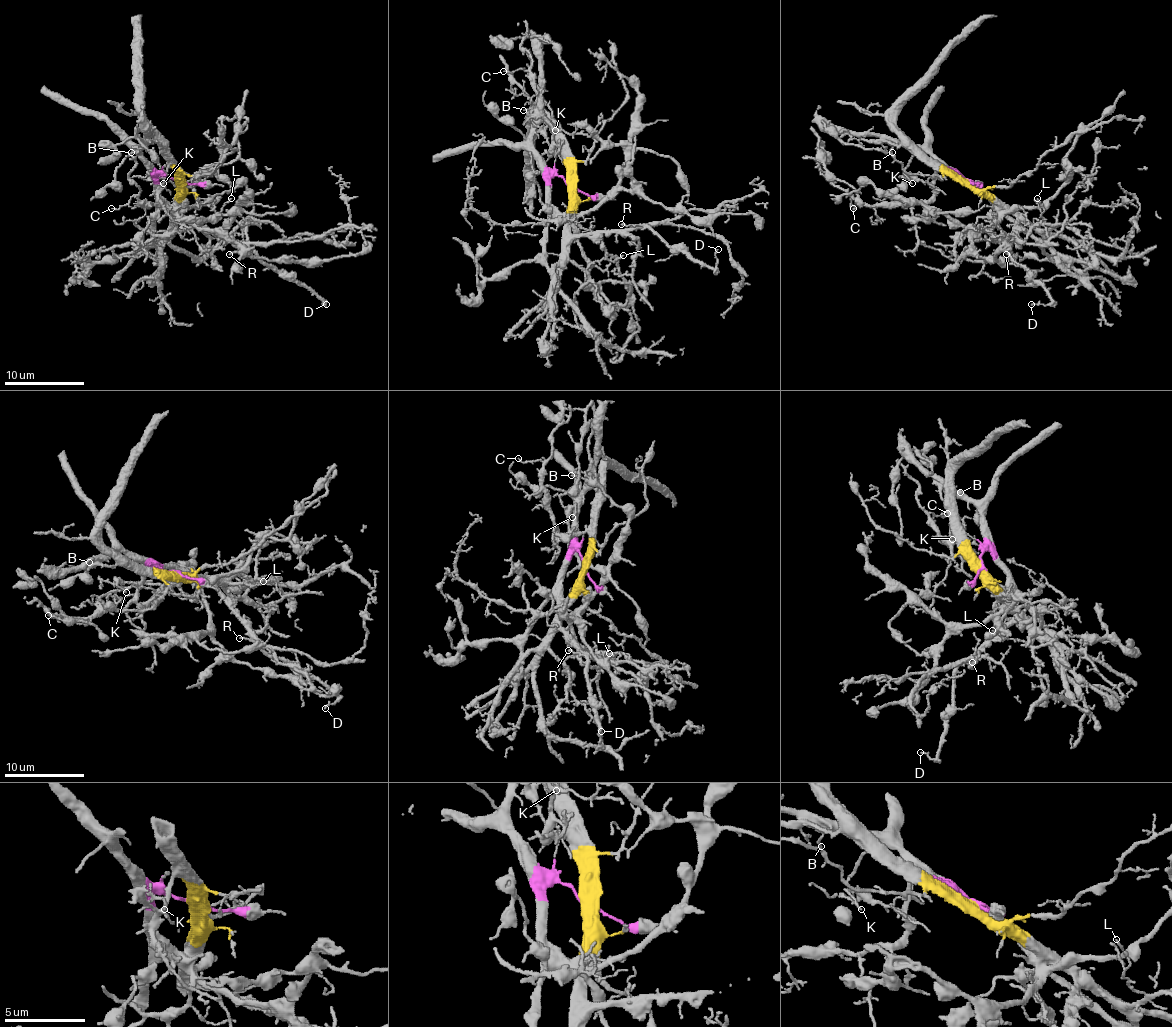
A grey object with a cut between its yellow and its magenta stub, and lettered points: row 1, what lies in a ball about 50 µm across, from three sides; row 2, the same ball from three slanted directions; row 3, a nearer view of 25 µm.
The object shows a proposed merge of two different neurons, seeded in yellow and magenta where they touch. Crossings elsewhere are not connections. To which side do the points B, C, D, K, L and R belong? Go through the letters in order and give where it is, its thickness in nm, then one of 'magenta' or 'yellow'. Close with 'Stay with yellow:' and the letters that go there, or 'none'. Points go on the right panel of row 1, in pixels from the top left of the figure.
B: at (892, 152); 100 nm thick; magenta
C: at (853, 208); 100 nm thick; yellow
D: at (1031, 304); 80 nm thick; yellow
K: at (912, 183); 110 nm thick; yellow
L: at (1037, 198); 100 nm thick; yellow
R: at (1006, 254); 110 nm thick; yellow
Stay with yellow: C, D, K, L, R

